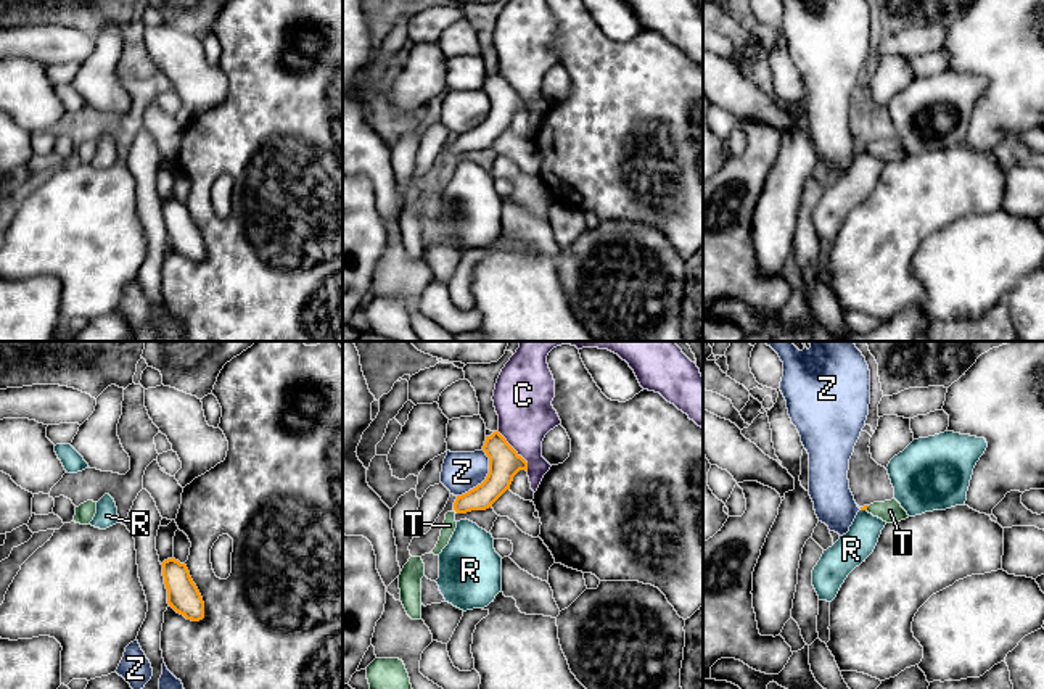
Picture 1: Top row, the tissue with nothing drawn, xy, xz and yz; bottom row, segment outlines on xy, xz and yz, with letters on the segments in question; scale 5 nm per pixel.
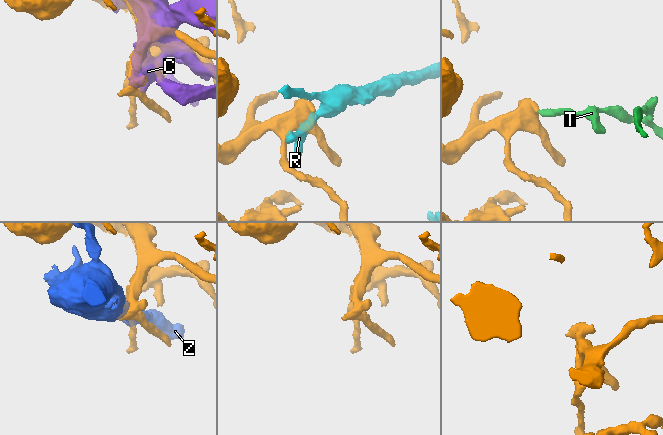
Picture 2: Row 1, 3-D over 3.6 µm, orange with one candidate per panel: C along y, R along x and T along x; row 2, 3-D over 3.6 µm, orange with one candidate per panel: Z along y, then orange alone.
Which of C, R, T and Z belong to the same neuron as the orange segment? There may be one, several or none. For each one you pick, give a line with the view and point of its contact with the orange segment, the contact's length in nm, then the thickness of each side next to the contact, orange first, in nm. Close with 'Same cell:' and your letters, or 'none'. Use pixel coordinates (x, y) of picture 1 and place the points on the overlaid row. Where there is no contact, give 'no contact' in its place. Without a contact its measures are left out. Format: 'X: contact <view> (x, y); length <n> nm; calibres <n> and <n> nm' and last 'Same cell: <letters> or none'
T: contact yz (867, 506); length 30 nm; calibres 20 and 110 nm
Same cell: T

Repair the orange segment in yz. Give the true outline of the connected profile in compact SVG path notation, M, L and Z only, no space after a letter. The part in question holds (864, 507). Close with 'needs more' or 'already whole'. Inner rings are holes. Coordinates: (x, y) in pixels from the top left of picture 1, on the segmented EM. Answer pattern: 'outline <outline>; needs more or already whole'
outline M896 499L873 502L870 505L861 507L861 510L867 510L873 517L882 518L886 523L894 523L909 518L907 512L901 507L901 504Z; needs more

